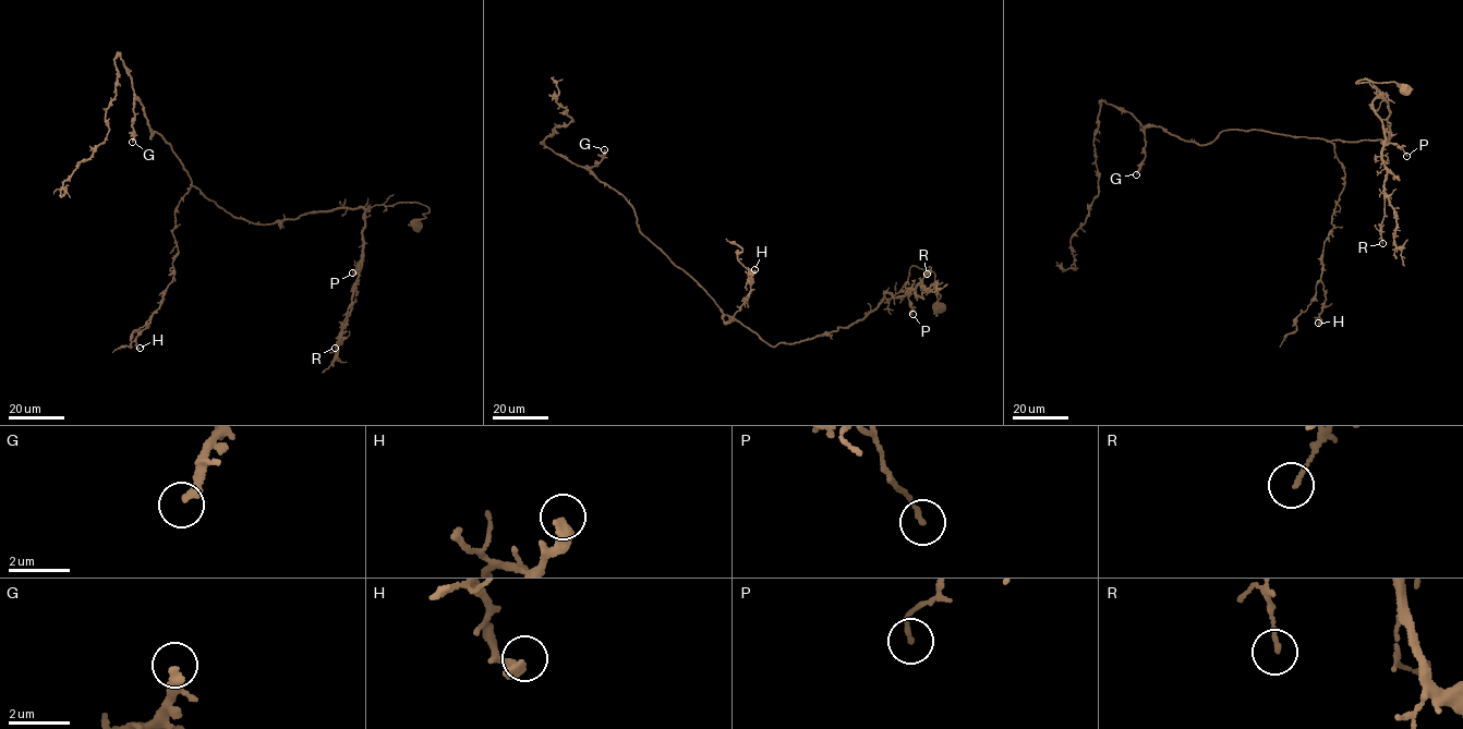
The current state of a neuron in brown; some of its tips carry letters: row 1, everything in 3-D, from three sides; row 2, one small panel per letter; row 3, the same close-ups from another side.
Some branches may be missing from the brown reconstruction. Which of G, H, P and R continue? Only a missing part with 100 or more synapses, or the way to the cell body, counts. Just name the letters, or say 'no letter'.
G

